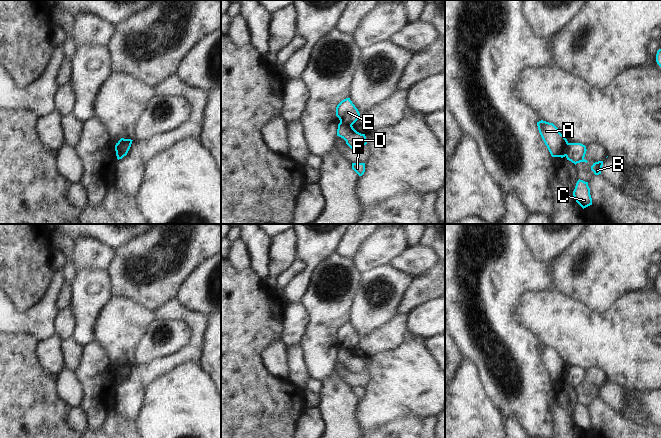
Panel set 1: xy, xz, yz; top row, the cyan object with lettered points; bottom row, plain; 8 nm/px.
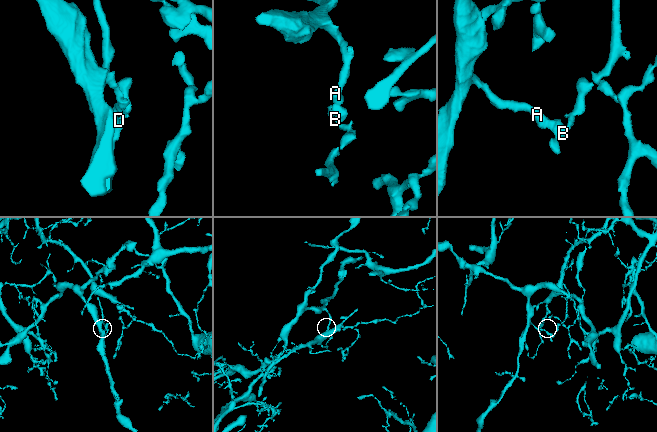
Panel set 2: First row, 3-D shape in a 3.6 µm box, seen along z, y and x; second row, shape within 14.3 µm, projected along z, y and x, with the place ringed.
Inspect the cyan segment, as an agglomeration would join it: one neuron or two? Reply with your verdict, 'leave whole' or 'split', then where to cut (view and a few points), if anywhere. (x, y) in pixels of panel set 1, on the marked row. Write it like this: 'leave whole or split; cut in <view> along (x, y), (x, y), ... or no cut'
split; cut in xy along (117, 143), (118, 150), (123, 156)

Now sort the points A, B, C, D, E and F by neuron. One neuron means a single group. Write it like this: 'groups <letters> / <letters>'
groups A E / B C D F

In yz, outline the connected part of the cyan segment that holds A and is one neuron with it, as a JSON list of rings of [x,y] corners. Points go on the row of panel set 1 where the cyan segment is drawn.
[[[546,121],[537,122],[539,133],[547,146],[552,157],[565,157],[567,153],[568,141],[560,133],[558,128]]]

